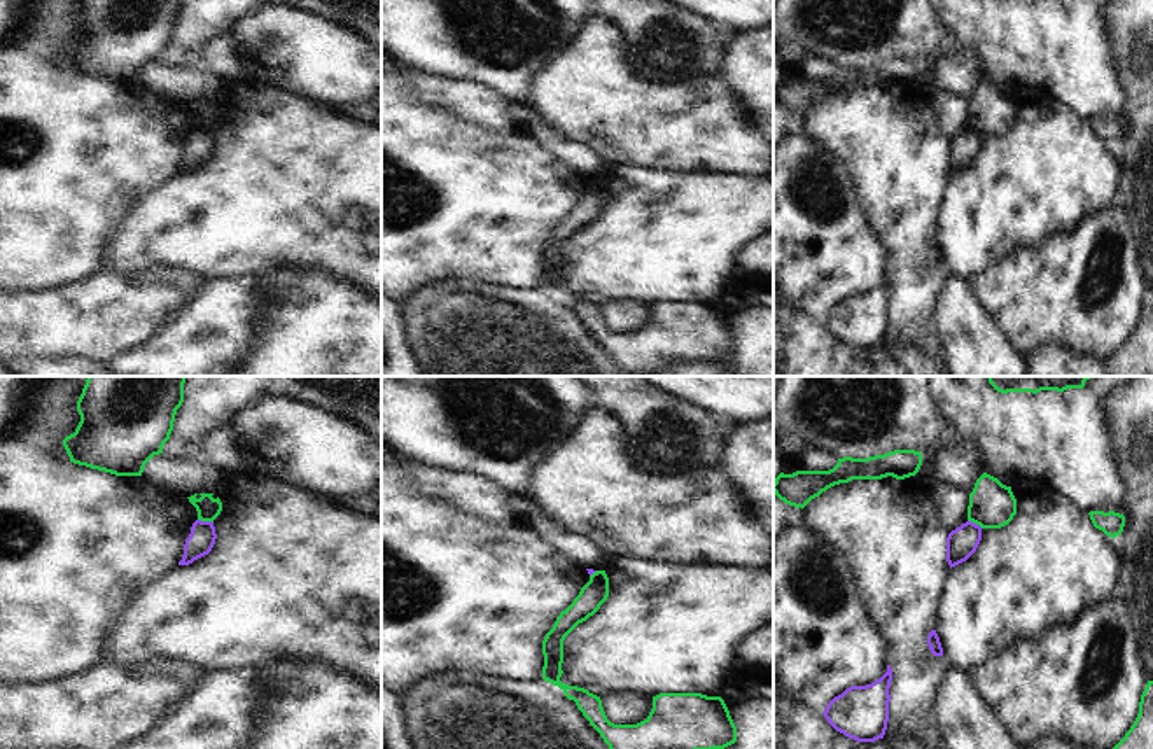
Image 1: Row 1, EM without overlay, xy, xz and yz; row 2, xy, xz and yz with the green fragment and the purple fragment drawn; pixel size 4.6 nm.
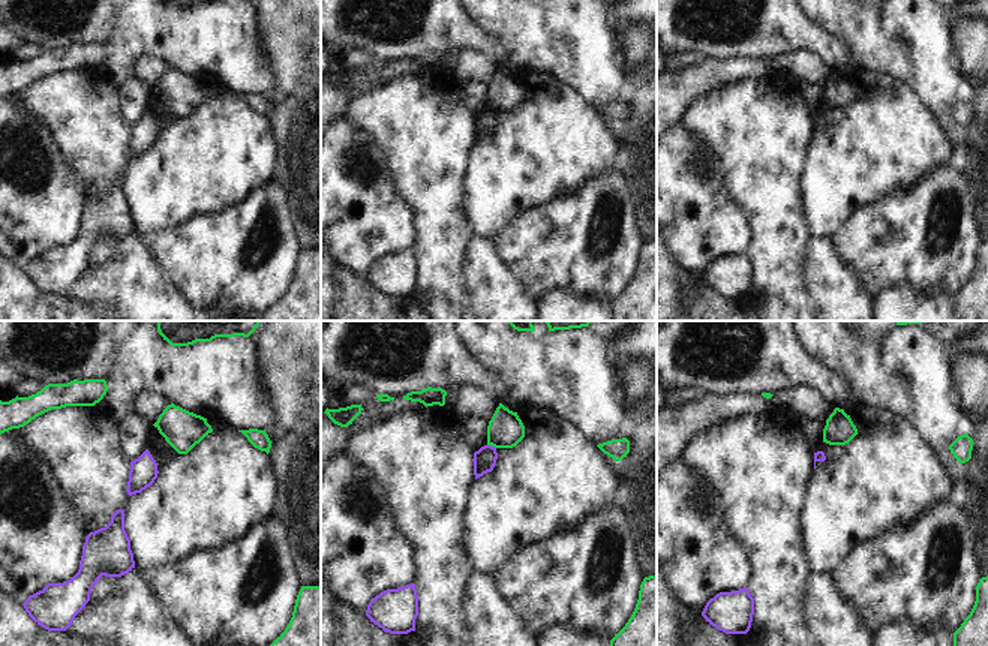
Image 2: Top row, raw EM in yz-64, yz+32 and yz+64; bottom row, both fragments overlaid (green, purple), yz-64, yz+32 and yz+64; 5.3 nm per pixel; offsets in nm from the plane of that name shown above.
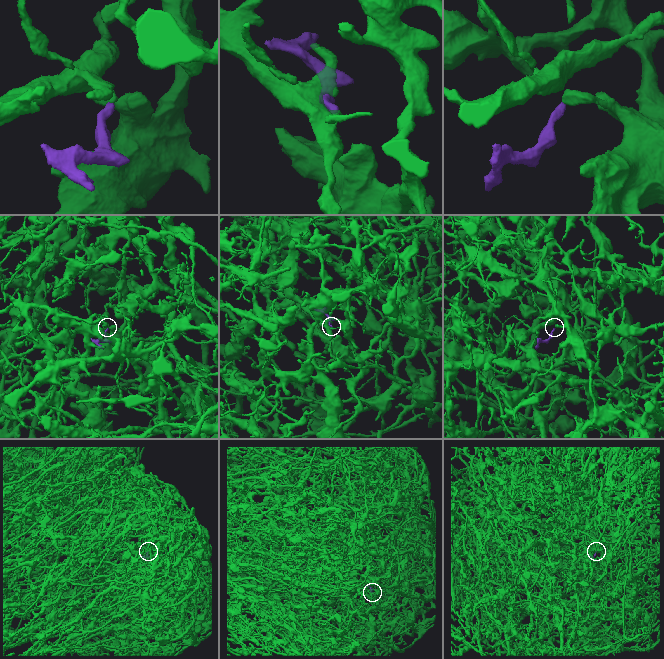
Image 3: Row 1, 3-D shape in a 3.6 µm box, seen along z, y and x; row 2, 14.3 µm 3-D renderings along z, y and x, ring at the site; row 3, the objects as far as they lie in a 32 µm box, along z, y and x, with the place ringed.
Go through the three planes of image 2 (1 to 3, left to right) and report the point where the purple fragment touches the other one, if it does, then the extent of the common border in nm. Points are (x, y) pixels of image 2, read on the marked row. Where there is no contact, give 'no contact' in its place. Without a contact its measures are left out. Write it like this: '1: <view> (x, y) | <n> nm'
1: no contact
2: yz+32 (492, 445) | 50 nm
3: no contact

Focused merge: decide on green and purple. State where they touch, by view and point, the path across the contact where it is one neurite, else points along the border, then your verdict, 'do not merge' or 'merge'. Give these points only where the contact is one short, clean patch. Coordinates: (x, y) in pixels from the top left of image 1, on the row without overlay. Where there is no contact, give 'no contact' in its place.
contact xy (205, 128); border xy (198, 126), (212, 130); do not merge

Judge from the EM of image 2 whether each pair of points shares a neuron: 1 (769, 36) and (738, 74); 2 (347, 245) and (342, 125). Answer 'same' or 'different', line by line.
1: different
2: same

